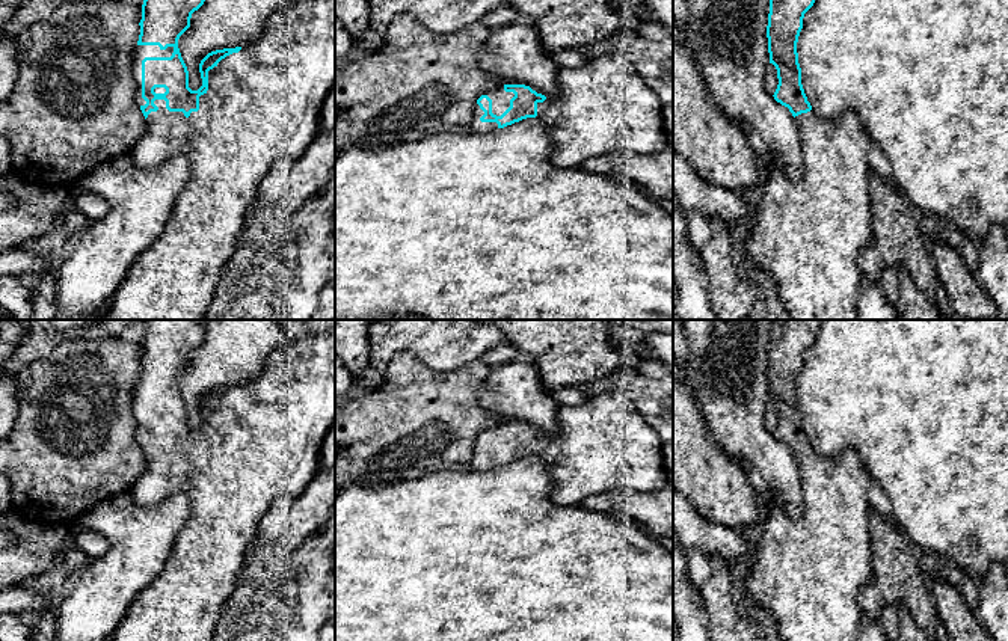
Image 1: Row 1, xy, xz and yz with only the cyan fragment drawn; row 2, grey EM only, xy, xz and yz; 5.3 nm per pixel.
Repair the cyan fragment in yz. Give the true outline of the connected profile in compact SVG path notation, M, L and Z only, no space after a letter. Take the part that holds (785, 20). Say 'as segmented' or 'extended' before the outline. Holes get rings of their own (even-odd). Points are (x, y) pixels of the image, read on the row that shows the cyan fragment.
extended; M770 0L767 26L770 63L777 69L774 100L788 107L798 125L803 176L792 181L777 164L762 186L747 240L747 255L777 282L791 320L859 320L857 299L863 276L857 255L874 238L871 220L871 137L857 115L824 119L812 110L801 84L797 42L804 14L815 0Z

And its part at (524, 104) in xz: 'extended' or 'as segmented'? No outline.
extended

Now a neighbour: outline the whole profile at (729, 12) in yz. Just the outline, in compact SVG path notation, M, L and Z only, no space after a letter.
M685 0L687 27L691 33L691 44L696 48L696 63L705 80L709 97L726 116L739 124L745 133L754 130L761 134L767 146L768 164L782 167L789 179L800 181L803 176L803 155L798 137L798 125L788 107L782 106L770 95L765 84L765 71L770 65L768 53L768 14L770 0Z

